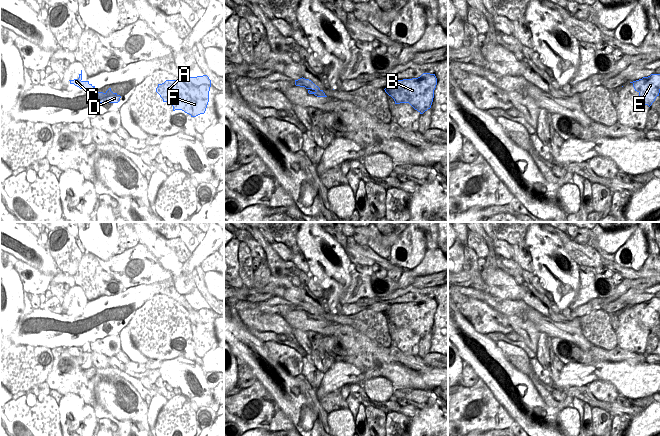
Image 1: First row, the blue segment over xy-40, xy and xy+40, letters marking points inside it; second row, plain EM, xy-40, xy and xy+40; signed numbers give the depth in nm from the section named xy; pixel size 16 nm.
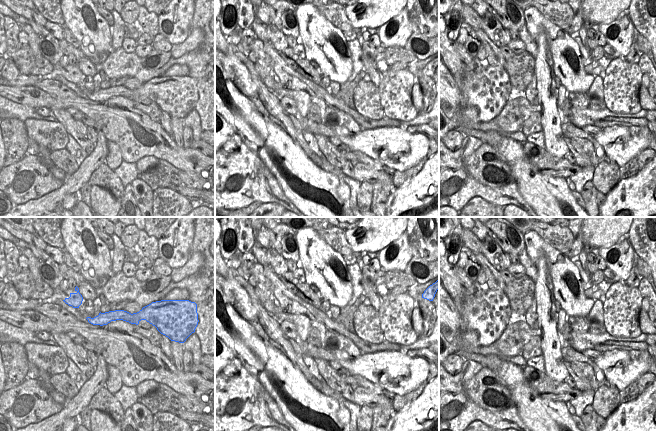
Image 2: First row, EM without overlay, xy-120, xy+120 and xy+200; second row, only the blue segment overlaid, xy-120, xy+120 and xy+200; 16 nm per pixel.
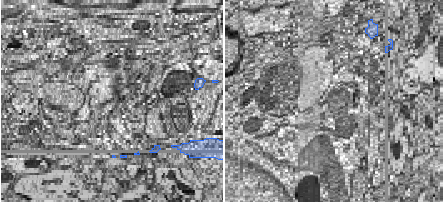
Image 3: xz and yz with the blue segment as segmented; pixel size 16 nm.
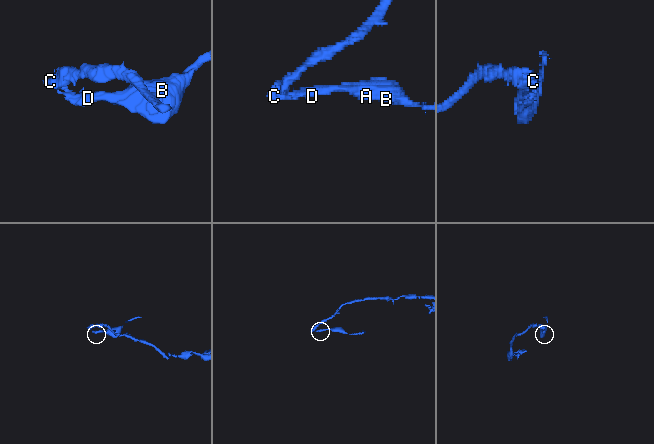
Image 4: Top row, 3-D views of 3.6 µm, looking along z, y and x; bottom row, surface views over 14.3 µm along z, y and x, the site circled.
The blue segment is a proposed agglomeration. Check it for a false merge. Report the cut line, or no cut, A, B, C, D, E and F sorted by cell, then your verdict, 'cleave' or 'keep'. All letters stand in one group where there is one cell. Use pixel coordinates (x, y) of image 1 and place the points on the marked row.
cut xy (316, 90), (322, 91); groups A B D E F / C; cleave

